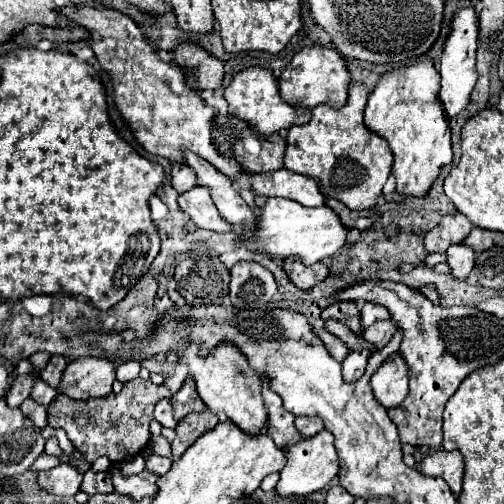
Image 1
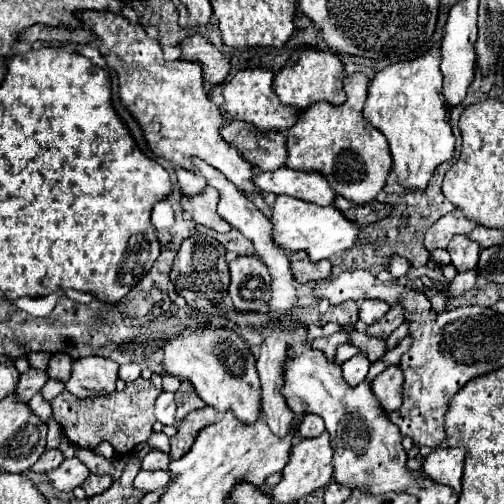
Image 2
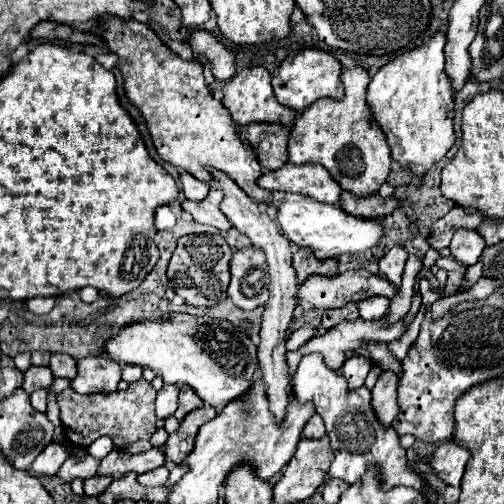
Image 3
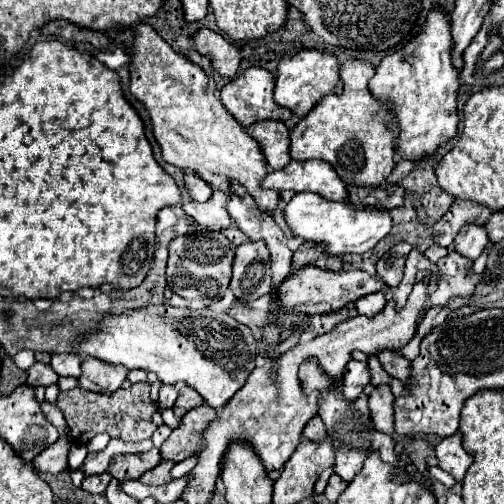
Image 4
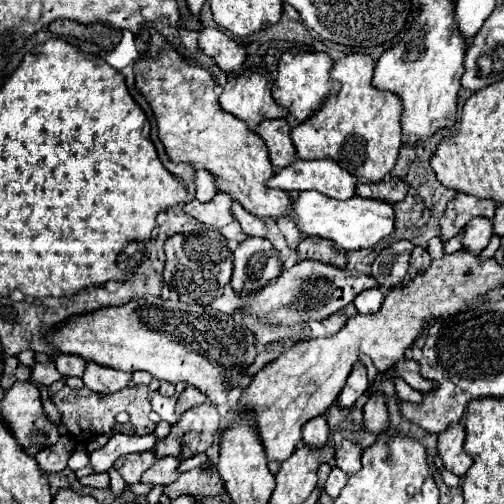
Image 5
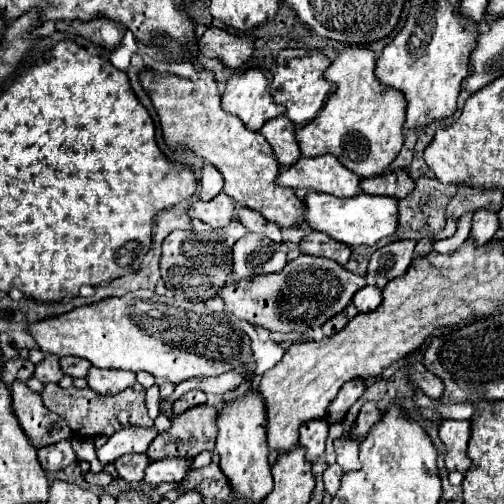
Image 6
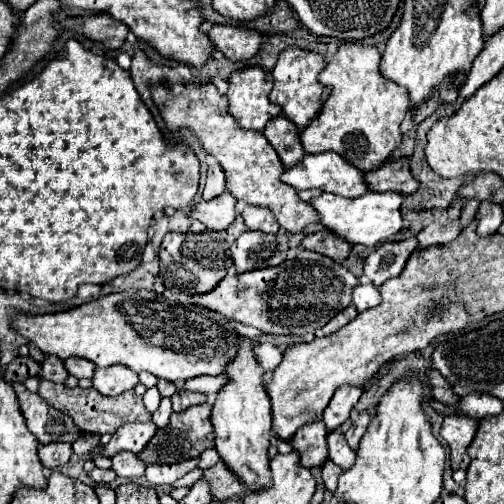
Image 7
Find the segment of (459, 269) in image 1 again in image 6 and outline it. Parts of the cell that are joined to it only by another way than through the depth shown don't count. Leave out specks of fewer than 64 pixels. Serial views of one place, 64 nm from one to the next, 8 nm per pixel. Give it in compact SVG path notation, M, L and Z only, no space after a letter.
M476 212L472 216L470 236L474 238L476 246L490 242L496 230L498 230L498 218L496 218L494 212Z

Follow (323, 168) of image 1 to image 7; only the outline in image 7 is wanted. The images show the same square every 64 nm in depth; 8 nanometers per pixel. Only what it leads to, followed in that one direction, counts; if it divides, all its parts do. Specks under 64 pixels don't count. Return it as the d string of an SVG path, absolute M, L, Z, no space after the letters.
M342 44L318 80L332 88L320 114L300 132L306 154L336 152L362 172L380 168L402 144L400 124L408 114L408 92L380 76L380 52L374 46Z

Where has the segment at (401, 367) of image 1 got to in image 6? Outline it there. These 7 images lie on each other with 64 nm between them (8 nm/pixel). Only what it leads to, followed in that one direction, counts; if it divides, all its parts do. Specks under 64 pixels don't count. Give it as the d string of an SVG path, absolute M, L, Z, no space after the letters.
M364 402L362 410L358 414L358 422L356 422L356 428L354 428L352 436L354 438L364 438L370 432L372 424L378 424L382 420L382 416L384 416L382 410L374 402Z

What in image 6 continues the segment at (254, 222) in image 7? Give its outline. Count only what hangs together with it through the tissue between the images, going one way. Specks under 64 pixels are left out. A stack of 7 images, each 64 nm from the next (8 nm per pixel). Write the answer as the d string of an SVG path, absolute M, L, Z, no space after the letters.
M240 208L238 210L238 220L242 222L242 226L248 230L248 232L254 232L254 234L262 234L274 242L282 242L282 232L280 232L280 226L270 222L270 220L264 220L264 216L260 216L258 212L252 212L248 208Z

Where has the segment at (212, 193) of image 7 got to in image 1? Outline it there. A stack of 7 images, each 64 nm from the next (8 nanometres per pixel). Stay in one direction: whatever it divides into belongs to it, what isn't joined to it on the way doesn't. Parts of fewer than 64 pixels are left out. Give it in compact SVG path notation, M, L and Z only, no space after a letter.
M172 162L172 186L182 194L188 188L196 186L196 176L192 176L192 168L182 162Z

